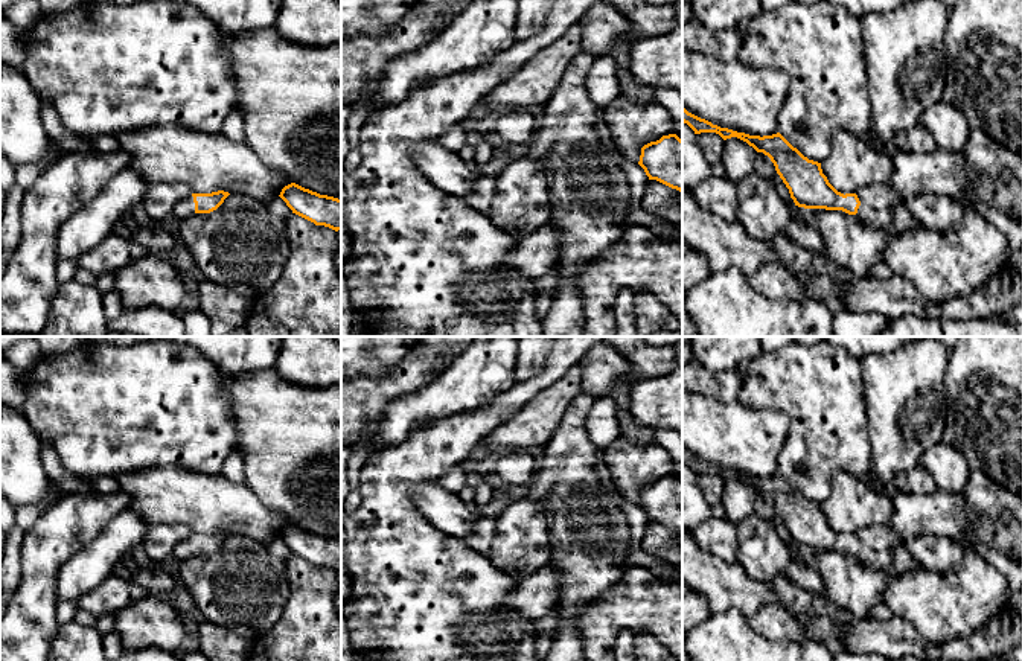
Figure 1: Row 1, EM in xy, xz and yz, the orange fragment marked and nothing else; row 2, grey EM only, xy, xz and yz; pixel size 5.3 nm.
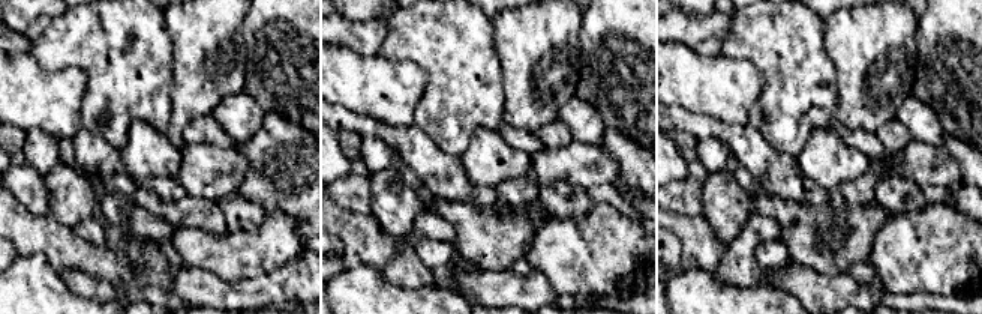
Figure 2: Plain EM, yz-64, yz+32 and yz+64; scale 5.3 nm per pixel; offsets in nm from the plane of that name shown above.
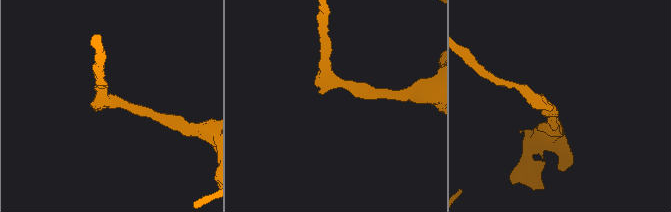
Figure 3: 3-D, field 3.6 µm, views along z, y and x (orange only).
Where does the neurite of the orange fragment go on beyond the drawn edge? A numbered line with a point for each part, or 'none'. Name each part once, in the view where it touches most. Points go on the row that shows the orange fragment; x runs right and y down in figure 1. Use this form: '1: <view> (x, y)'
1: xy (186, 207)

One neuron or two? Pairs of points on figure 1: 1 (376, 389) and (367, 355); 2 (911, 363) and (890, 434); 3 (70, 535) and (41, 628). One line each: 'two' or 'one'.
1: two
2: one
3: one

